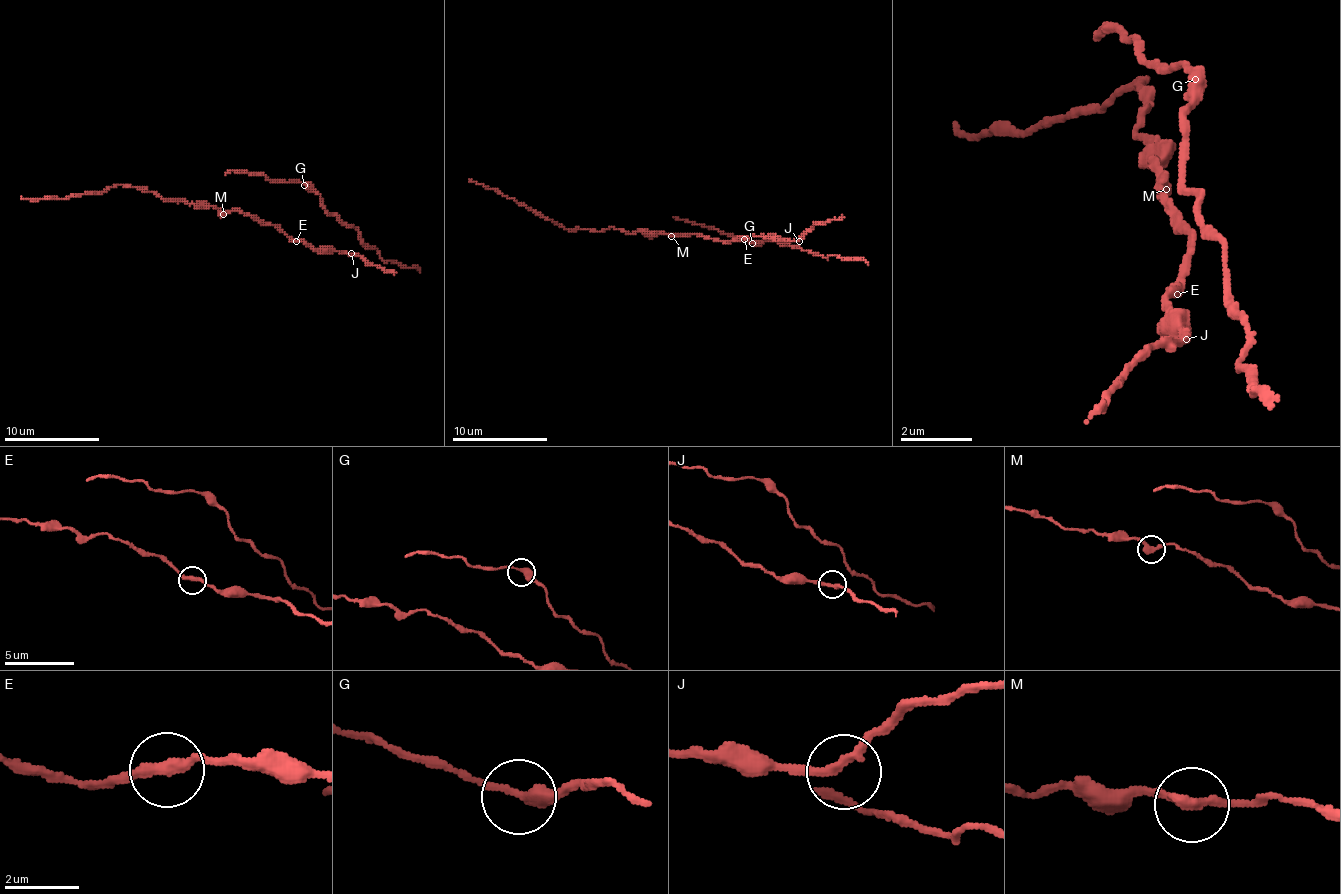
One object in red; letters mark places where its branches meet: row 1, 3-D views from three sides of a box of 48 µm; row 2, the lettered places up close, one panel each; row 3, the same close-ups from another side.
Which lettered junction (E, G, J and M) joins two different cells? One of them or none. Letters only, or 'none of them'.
M

